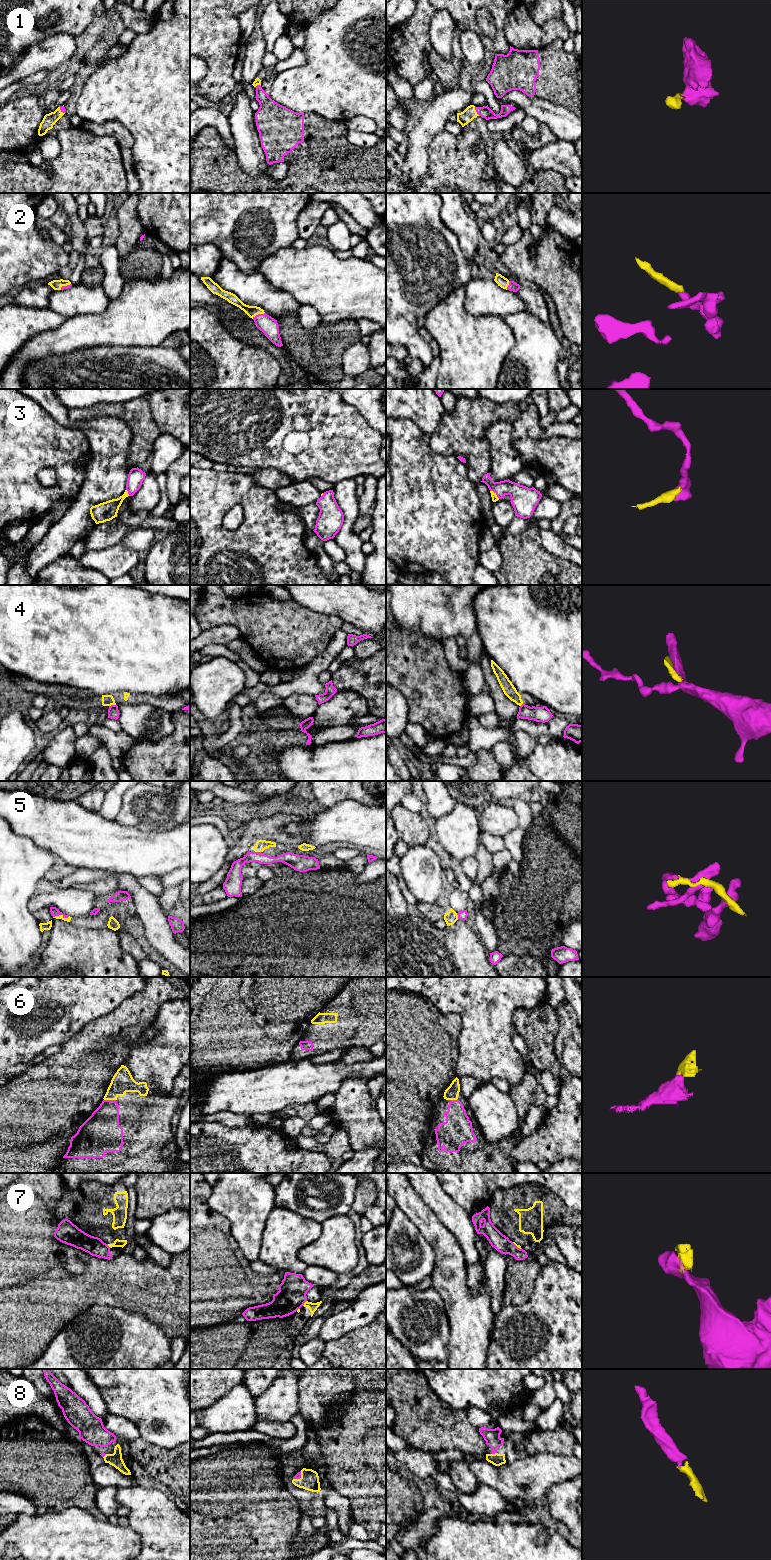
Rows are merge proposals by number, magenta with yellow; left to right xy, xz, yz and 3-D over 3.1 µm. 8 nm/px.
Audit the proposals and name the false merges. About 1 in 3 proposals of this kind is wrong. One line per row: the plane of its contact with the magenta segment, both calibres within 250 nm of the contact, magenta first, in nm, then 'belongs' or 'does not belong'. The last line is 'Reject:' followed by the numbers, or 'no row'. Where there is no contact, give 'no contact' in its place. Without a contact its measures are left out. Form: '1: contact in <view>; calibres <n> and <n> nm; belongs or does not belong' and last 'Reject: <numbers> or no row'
1: contact in yz; calibres 90 and 100 nm; belongs
2: contact in xz; calibres 140 and 90 nm; belongs
3: contact in xy; calibres 130 and 160 nm; belongs
4: contact in xy; calibres 90 and 100 nm; does not belong
5: contact in xy; calibres 70 and 40 nm; does not belong
6: contact in xy; calibres 280 and 170 nm; belongs
7: contact in xz; calibres 220 and 70 nm; does not belong
8: contact in yz; calibres 130 and 100 nm; belongs
Reject: 4, 5, 7

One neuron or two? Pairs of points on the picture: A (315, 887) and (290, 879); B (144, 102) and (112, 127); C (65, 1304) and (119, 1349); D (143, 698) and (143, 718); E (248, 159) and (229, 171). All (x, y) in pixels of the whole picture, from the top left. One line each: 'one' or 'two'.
A: one
B: two
C: two
D: two
E: two

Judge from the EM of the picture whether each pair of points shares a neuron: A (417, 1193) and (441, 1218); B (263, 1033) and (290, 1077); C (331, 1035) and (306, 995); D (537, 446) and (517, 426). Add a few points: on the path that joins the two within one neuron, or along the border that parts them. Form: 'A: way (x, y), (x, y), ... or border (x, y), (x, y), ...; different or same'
A: way (422, 1199), (435, 1212); same
B: border (288, 1060), (282, 1063), (262, 1066), (258, 1069); different
C: border (334, 997), (311, 1020), (304, 1033); different
D: border (539, 437), (524, 437), (511, 441); different

